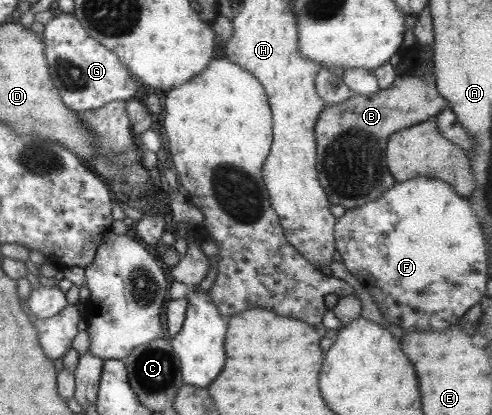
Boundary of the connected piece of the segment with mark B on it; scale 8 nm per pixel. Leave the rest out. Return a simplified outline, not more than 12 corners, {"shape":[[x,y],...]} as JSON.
{"shape":[[431,46],[400,53],[389,87],[324,105],[318,182],[345,210],[396,184],[393,131],[448,107]]}

